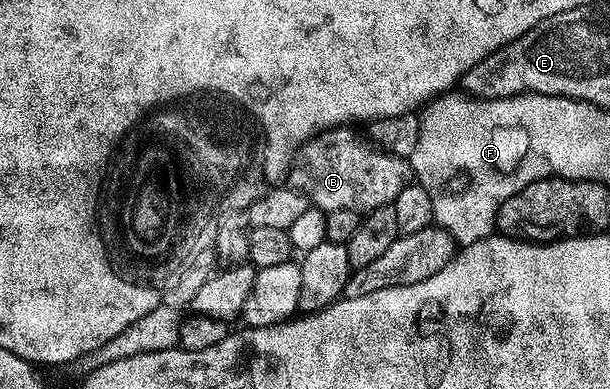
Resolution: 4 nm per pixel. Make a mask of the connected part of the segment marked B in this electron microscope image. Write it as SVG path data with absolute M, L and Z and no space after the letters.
M349 129L323 131L296 152L288 168L288 186L309 198L310 204L328 213L335 209L351 209L368 213L390 206L413 179L408 158L390 155L380 149L360 143Z

